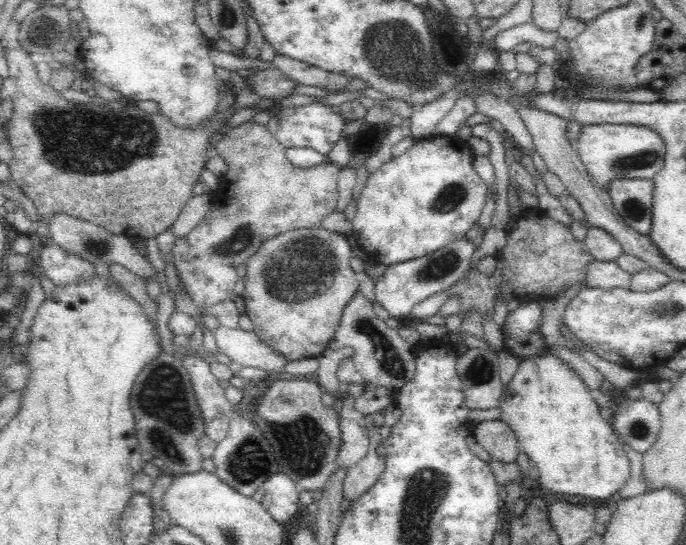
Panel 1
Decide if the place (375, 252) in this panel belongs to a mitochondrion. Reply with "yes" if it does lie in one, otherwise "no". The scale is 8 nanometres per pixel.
no

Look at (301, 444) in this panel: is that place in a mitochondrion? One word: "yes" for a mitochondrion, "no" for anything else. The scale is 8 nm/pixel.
yes

